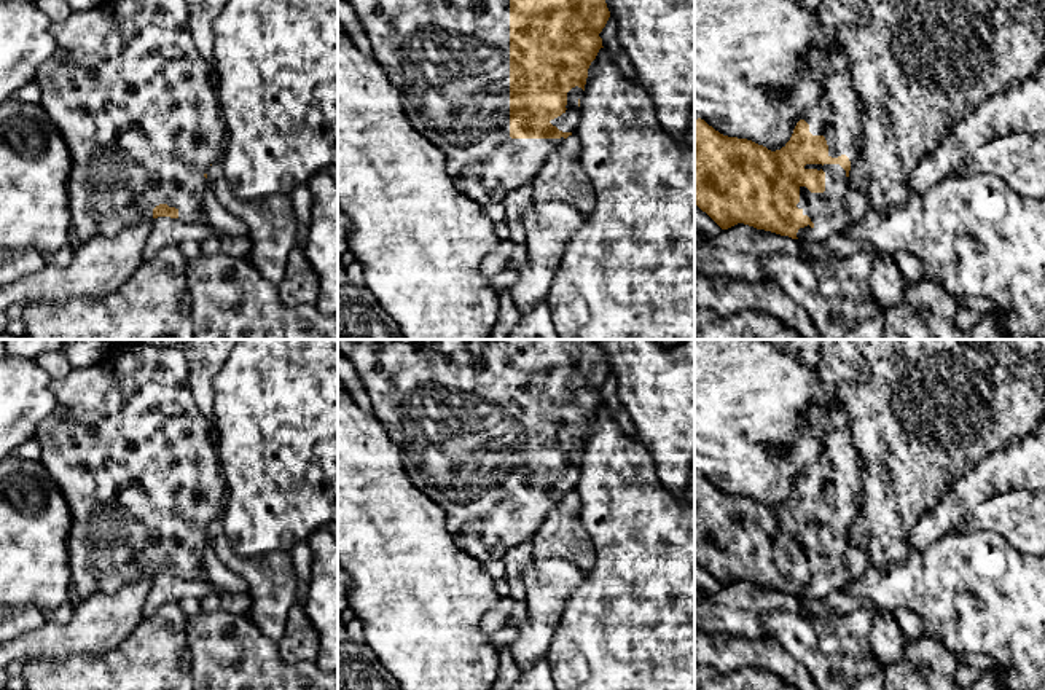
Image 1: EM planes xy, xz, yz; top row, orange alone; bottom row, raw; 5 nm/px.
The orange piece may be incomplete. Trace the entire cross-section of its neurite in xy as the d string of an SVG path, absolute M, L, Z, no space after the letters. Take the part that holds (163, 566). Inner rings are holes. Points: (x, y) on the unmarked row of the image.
M135 339L131 344L113 349L102 362L84 368L72 368L65 378L53 381L53 392L57 405L56 410L40 422L35 440L41 446L40 464L57 484L70 507L72 526L67 539L67 550L72 586L81 599L96 593L115 593L129 583L158 574L178 575L188 580L207 580L201 559L204 548L209 547L207 526L223 515L228 488L218 462L218 446L210 435L210 421L194 403L188 373L188 360L182 349L155 346L143 339Z

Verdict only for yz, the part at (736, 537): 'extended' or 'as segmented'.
extended

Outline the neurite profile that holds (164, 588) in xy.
M170 574L153 575L145 601L143 620L151 618L164 604L178 602L186 596L202 599L210 594L225 598L226 593L209 580L188 580Z

